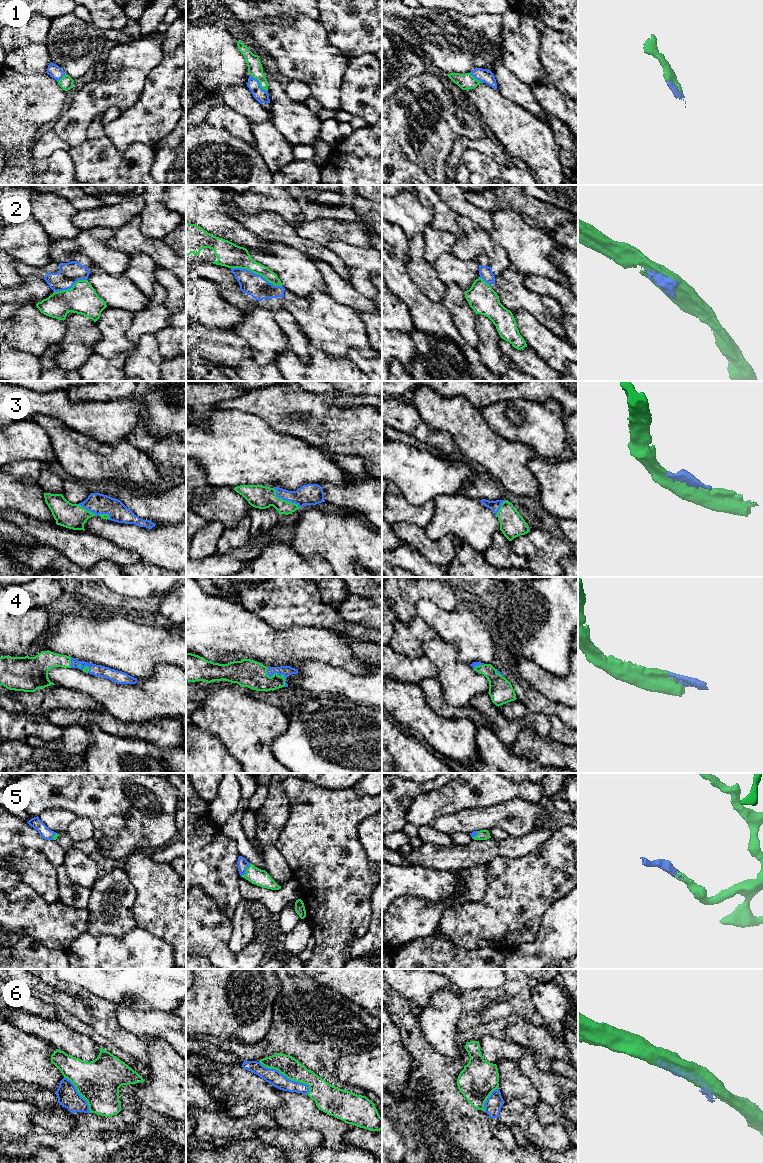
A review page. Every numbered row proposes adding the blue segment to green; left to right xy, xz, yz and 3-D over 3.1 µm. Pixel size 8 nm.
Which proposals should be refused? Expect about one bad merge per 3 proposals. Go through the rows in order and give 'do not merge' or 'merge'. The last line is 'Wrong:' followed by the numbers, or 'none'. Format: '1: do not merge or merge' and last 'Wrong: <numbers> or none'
1: merge
2: do not merge
3: merge
4: merge
5: merge
6: do not merge
Wrong: 2, 6

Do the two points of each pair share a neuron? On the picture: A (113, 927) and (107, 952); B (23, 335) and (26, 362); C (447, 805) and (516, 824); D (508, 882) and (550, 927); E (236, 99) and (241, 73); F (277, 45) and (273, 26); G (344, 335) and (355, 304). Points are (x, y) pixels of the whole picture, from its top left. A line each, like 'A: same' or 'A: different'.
A: different
B: different
C: different
D: different
E: different
F: same
G: different

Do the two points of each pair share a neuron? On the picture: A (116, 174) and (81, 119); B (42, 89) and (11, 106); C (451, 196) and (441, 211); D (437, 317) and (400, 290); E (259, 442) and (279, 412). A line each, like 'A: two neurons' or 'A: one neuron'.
A: two neurons
B: one neuron
C: two neurons
D: one neuron
E: two neurons

